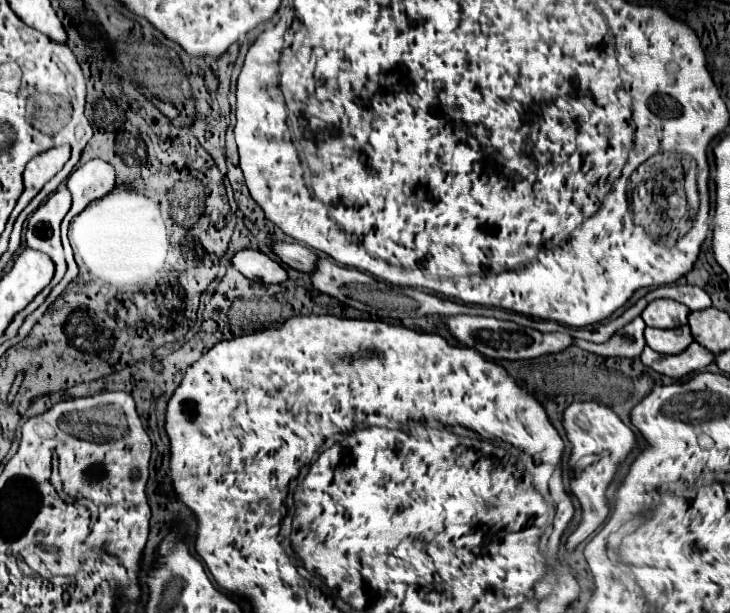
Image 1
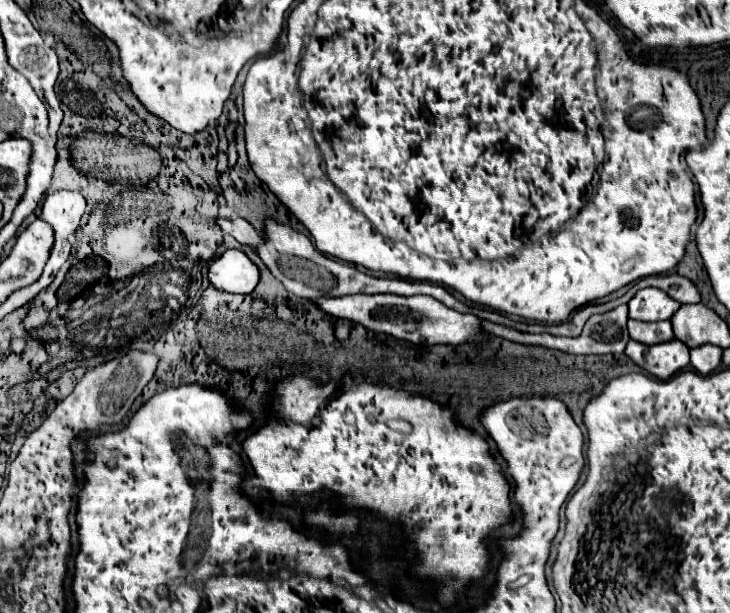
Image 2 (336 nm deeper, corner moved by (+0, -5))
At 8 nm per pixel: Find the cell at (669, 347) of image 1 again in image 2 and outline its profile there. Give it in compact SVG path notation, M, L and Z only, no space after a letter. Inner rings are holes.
M628 320L628 332L630 338L642 344L660 344L674 338L670 320L662 322L640 322L640 320Z

